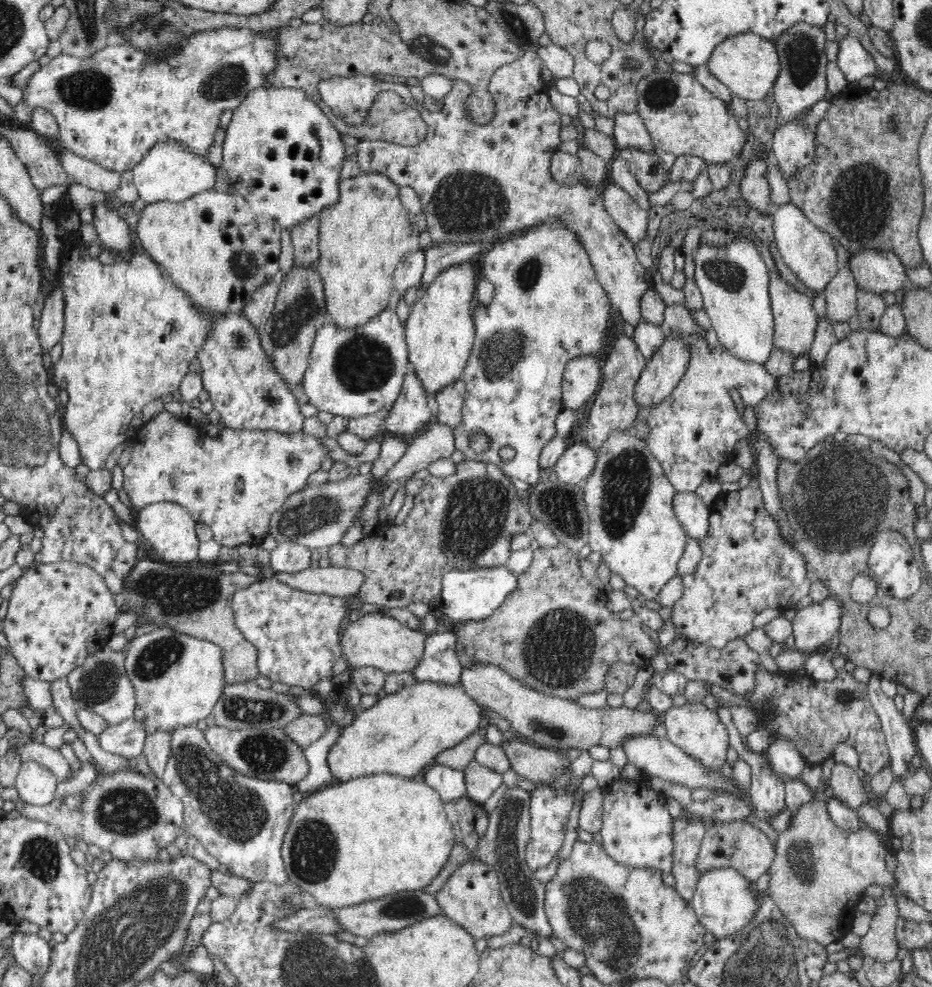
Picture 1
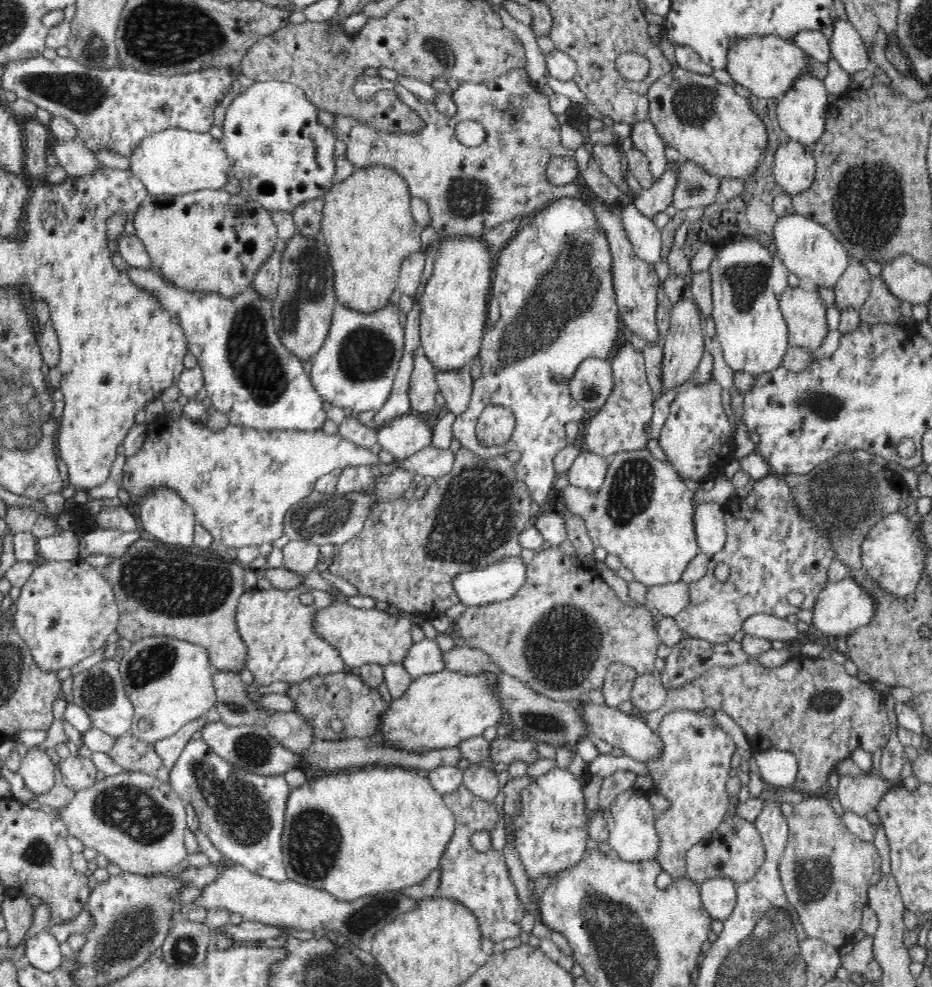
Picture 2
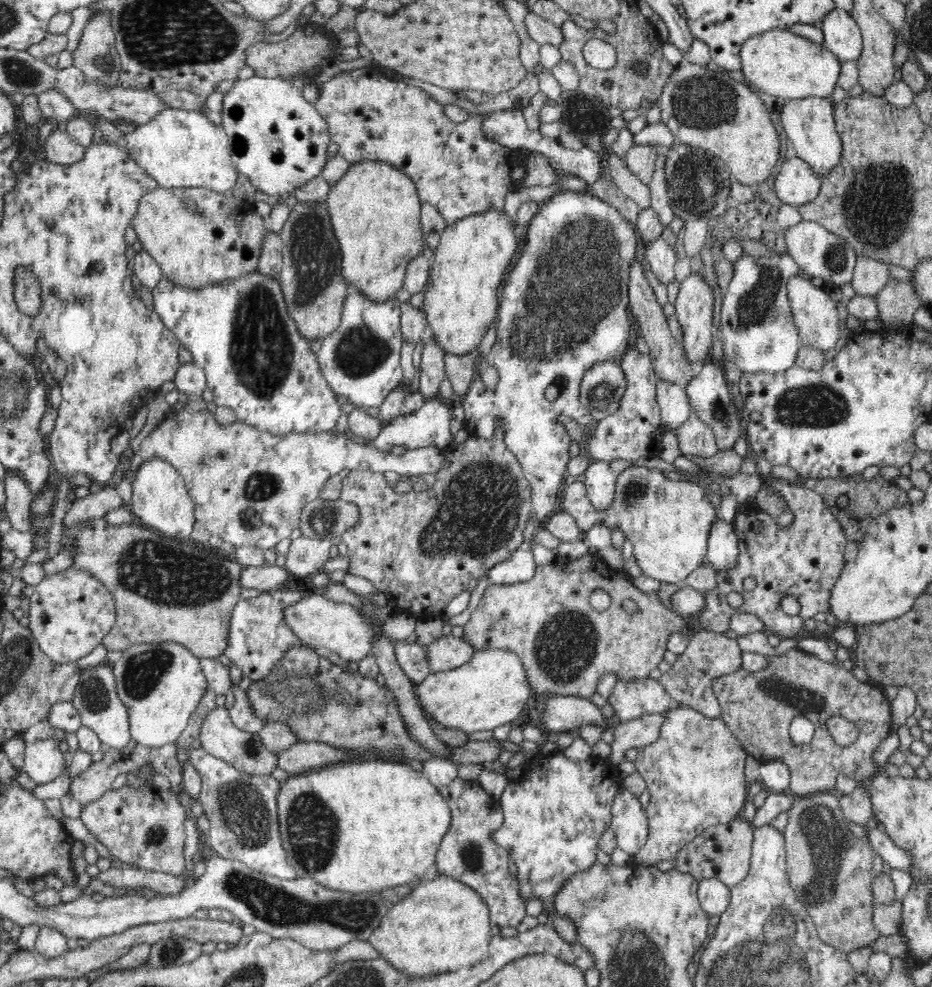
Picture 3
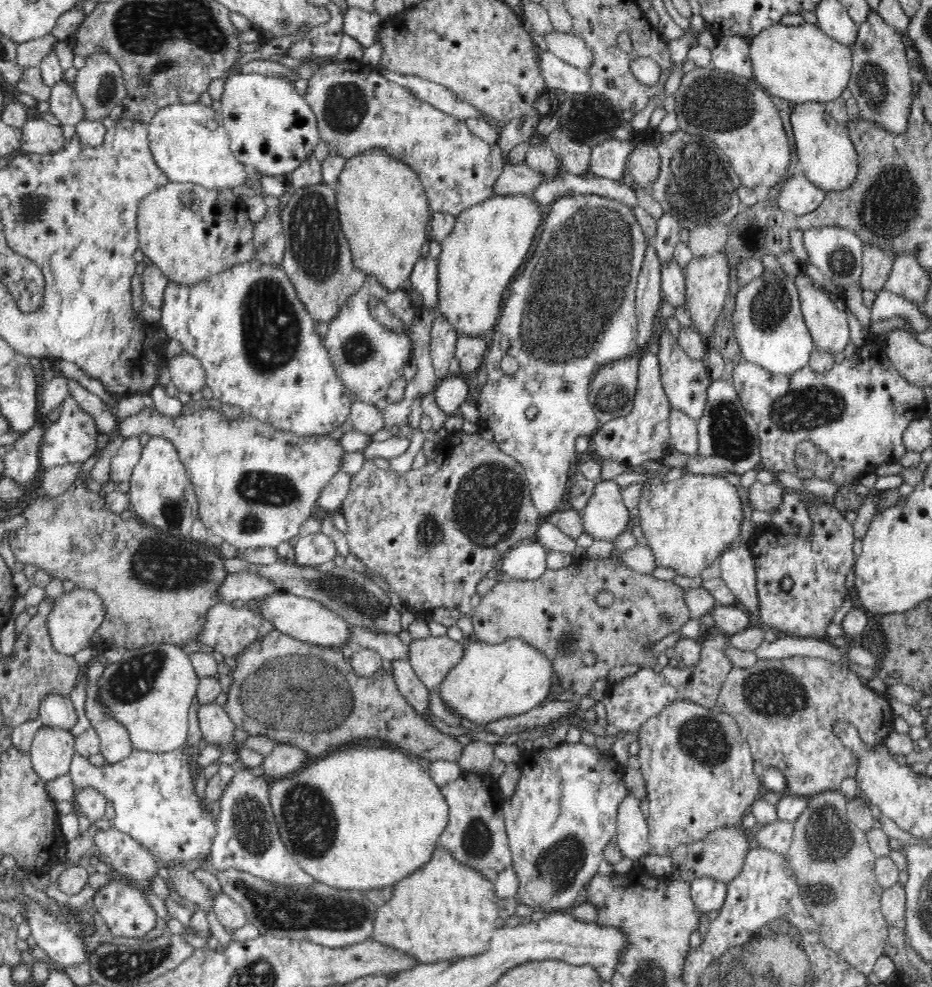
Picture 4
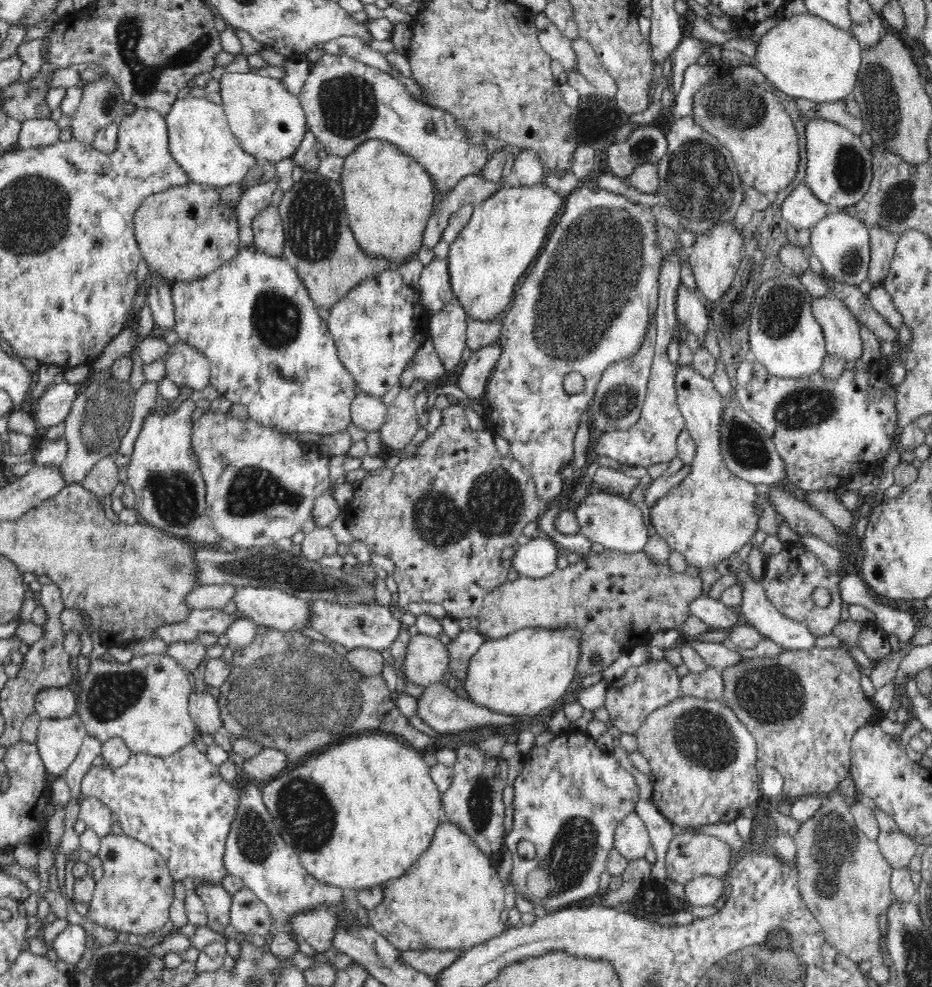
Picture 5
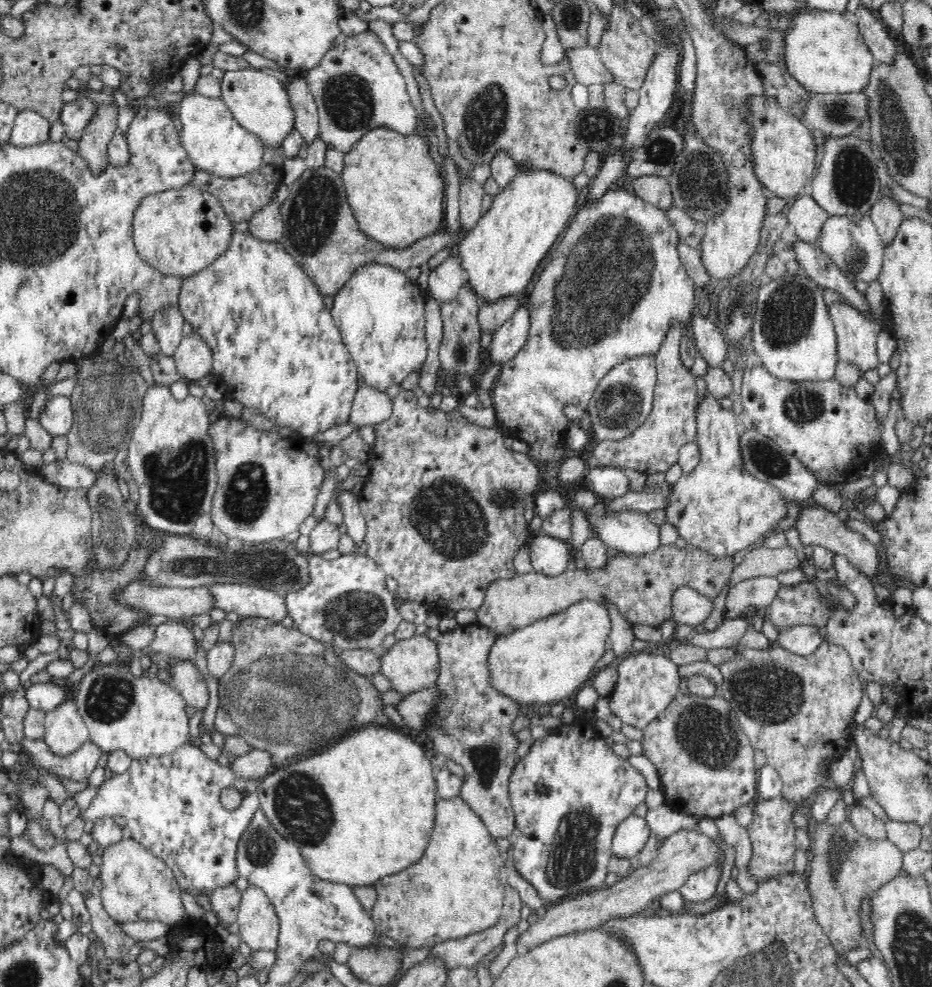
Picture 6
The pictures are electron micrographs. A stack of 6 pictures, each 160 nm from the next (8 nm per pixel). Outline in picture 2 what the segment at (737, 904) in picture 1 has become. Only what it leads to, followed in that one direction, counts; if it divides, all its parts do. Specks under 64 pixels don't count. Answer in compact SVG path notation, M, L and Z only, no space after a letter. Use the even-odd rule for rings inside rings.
M716 876L699 884L703 909L712 920L724 922L737 904L737 883L729 878Z

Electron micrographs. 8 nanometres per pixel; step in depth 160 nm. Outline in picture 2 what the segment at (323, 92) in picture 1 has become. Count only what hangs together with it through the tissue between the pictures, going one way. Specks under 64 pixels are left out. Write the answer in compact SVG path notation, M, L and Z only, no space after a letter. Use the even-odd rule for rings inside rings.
M519 68L519 70L512 70L506 72L503 76L497 77L494 81L489 81L488 83L462 83L456 84L458 88L452 92L453 100L456 102L457 114L452 117L444 117L441 113L439 113L435 108L432 107L432 104L425 103L420 101L420 98L415 97L408 88L404 88L404 86L398 84L397 82L389 82L384 78L378 76L366 76L363 75L360 77L356 84L353 86L353 93L355 97L360 101L370 101L372 97L374 97L379 91L386 90L392 91L398 95L400 100L404 102L404 104L408 105L412 111L416 112L416 115L420 116L421 120L426 122L424 124L424 128L420 130L420 132L412 132L412 134L407 134L407 132L396 132L389 133L388 131L374 131L370 127L355 125L349 123L348 120L344 116L339 116L336 114L334 117L334 129L333 134L334 137L342 141L346 144L346 159L348 159L356 169L364 169L366 167L374 168L374 166L382 165L388 169L392 169L396 174L400 175L409 188L409 194L411 197L422 198L422 201L427 203L429 207L429 212L431 215L430 224L433 226L436 232L438 232L441 240L444 240L446 237L482 237L483 234L490 229L493 229L495 226L501 225L503 222L512 221L514 216L526 216L526 214L534 215L536 210L540 211L540 208L544 209L544 204L552 204L552 202L560 200L564 194L566 196L572 196L575 200L578 198L586 198L586 192L582 192L582 188L578 188L578 185L574 185L572 183L562 186L556 186L553 183L550 183L547 180L547 176L545 175L545 170L548 164L548 161L554 156L562 156L570 159L574 159L575 151L567 149L561 145L561 138L559 136L560 133L560 124L556 119L556 115L550 109L549 98L544 96L544 94L540 94L538 92L538 86L532 86L532 81L530 79L530 74L526 71L526 68ZM462 121L476 121L479 124L482 124L482 127L486 130L487 138L483 144L479 146L465 146L458 140L458 136L456 135L456 126L458 126L459 122ZM602 204L592 208L592 214L596 212L598 218L600 218L600 224L604 226L606 230L605 236L608 236L608 242L610 242L610 252L612 252L612 285L614 285L614 296L616 297L616 303L618 303L619 317L622 318L622 322L628 326L632 334L638 334L646 343L661 343L663 342L661 334L658 332L658 325L656 325L656 308L658 304L658 298L656 292L658 292L658 286L660 286L660 280L656 275L656 271L652 265L646 261L642 261L641 258L634 252L632 243L628 235L626 235L626 229L622 225L621 216L618 212L608 212L604 208L600 208Z

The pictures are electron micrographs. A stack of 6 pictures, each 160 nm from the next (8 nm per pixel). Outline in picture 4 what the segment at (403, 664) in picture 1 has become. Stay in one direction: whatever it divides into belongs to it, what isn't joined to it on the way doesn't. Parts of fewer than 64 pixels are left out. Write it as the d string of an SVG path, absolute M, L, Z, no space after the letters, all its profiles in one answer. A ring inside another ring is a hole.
M275 592L254 600L258 603L258 610L262 611L262 619L270 620L274 627L283 634L291 636L308 644L320 645L337 650L342 644L349 644L350 626L342 617L324 607L321 602L305 597Z

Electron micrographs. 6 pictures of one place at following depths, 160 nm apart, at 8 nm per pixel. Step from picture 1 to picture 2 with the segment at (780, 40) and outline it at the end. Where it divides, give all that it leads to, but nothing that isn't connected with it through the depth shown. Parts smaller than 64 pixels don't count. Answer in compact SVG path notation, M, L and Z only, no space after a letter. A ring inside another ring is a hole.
M810 71L803 72L798 79L792 83L791 90L779 98L777 105L777 121L781 130L784 131L790 139L801 143L806 150L812 151L815 143L823 136L825 130L825 117L828 112L829 100L831 96L824 85L822 79L812 75Z

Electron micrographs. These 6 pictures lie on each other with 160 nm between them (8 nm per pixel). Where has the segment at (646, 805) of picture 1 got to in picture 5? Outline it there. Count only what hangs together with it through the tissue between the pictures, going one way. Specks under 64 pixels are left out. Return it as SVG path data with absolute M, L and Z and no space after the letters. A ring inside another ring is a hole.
M635 811L620 821L615 831L613 848L629 861L644 858L651 845L644 818Z

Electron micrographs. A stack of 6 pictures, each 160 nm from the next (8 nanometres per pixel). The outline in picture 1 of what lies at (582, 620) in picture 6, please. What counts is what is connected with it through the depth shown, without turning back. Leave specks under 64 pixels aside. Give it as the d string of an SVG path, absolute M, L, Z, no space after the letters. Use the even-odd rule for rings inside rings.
M417 681L414 686L410 686L404 688L402 691L398 693L387 695L385 698L378 700L378 702L371 708L363 709L358 711L355 714L354 720L348 724L348 726L344 726L339 732L338 742L330 748L330 752L328 752L328 767L330 767L330 771L332 771L332 777L338 780L338 784L341 782L349 781L353 778L358 778L366 775L373 774L382 774L388 773L391 775L398 775L399 777L404 778L415 778L415 776L420 772L420 770L427 768L428 766L433 764L433 760L443 751L453 746L456 746L462 740L466 740L470 734L474 734L474 732L478 732L478 730L483 726L484 720L482 716L482 707L480 704L471 698L464 690L463 687L460 686L444 686L444 685L435 685L432 682L420 682Z

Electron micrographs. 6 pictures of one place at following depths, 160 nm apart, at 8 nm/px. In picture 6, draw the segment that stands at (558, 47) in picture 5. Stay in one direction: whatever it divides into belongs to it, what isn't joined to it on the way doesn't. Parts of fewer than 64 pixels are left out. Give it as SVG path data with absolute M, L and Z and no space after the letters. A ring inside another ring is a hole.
M596 47L570 48L565 51L577 83L586 85L610 85L615 82L603 64Z

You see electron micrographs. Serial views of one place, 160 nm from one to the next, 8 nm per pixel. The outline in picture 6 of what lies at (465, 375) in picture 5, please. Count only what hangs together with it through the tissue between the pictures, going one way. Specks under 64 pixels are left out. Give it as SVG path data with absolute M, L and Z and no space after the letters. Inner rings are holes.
M519 305L512 318L492 333L492 343L484 356L483 365L486 366L486 370L493 364L504 364L512 360L525 346L528 330L530 330L530 313L526 312L526 305Z

